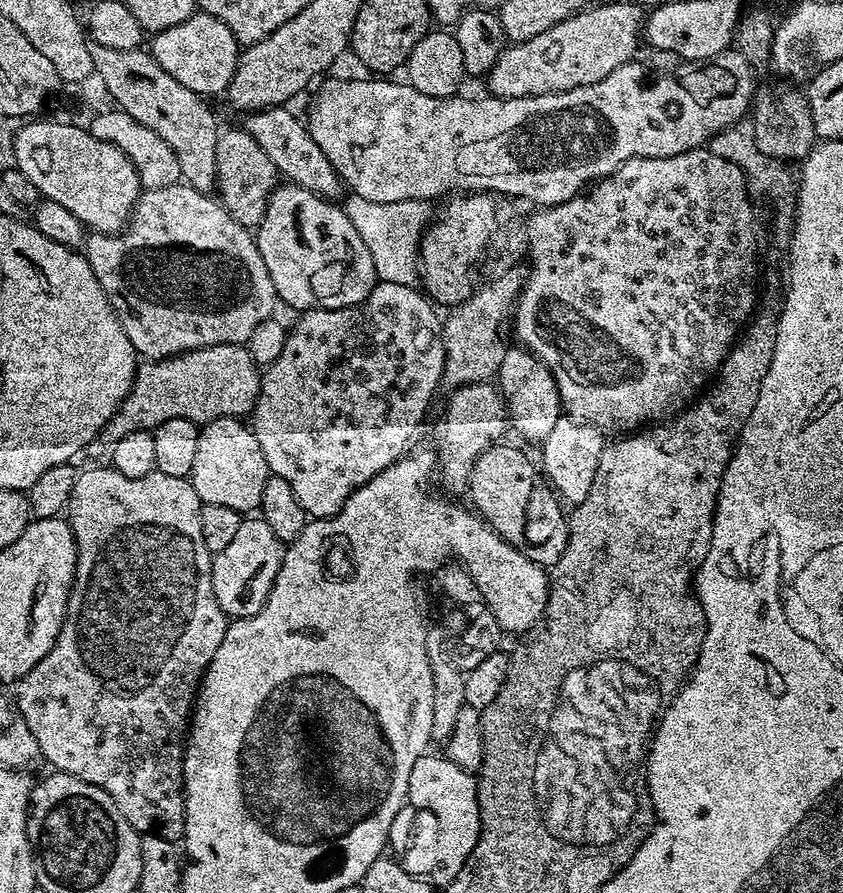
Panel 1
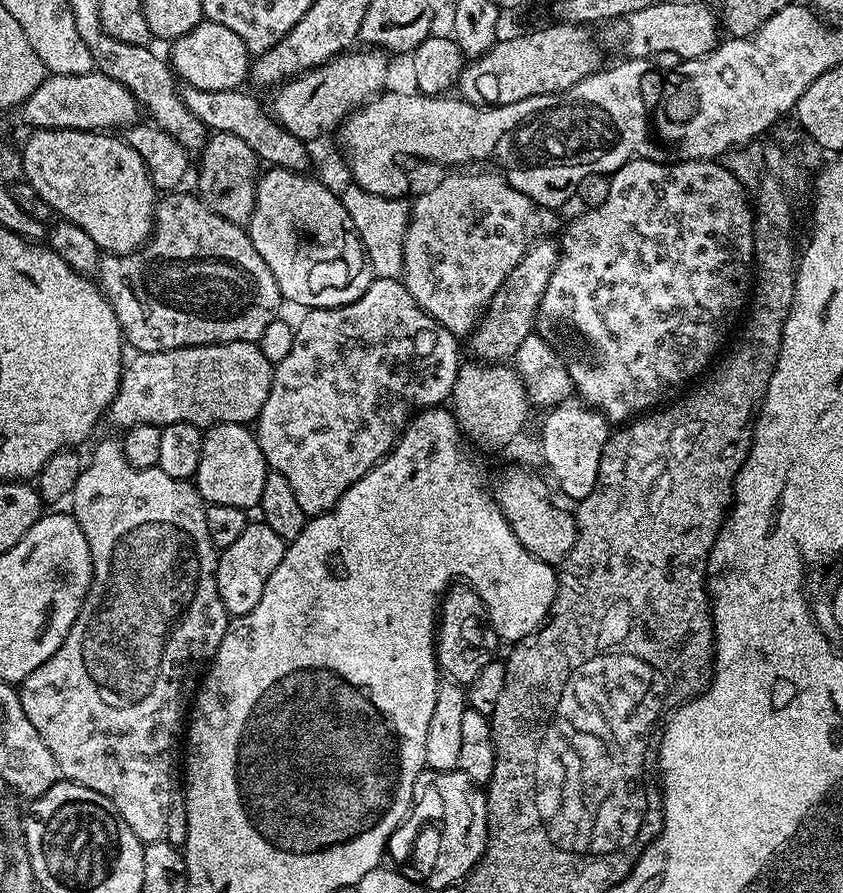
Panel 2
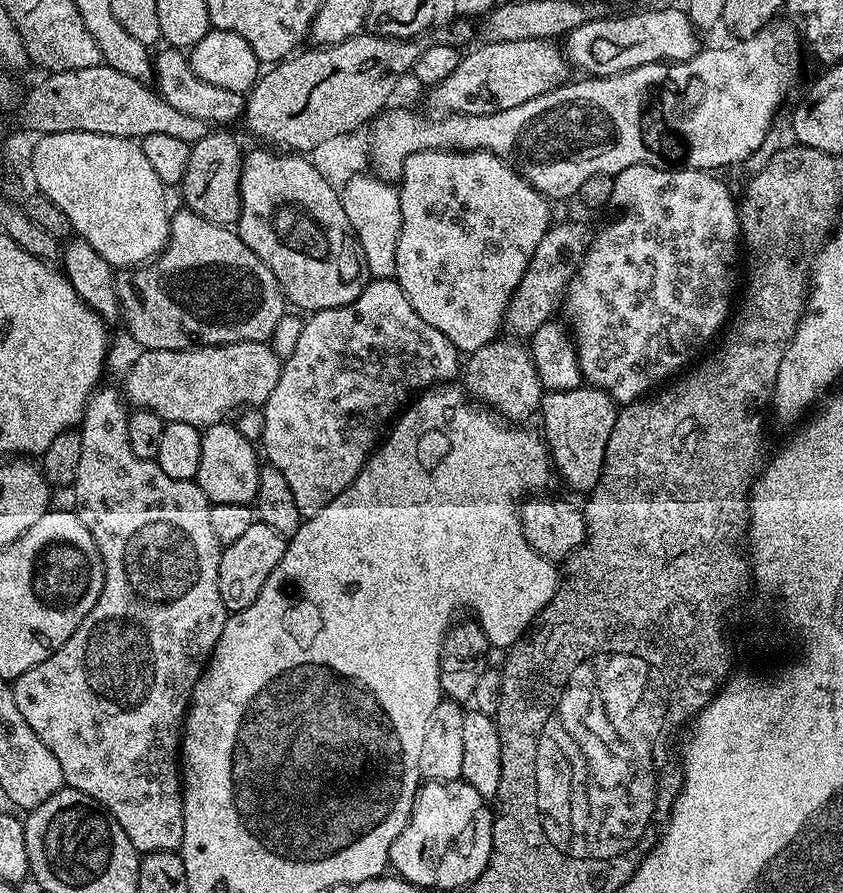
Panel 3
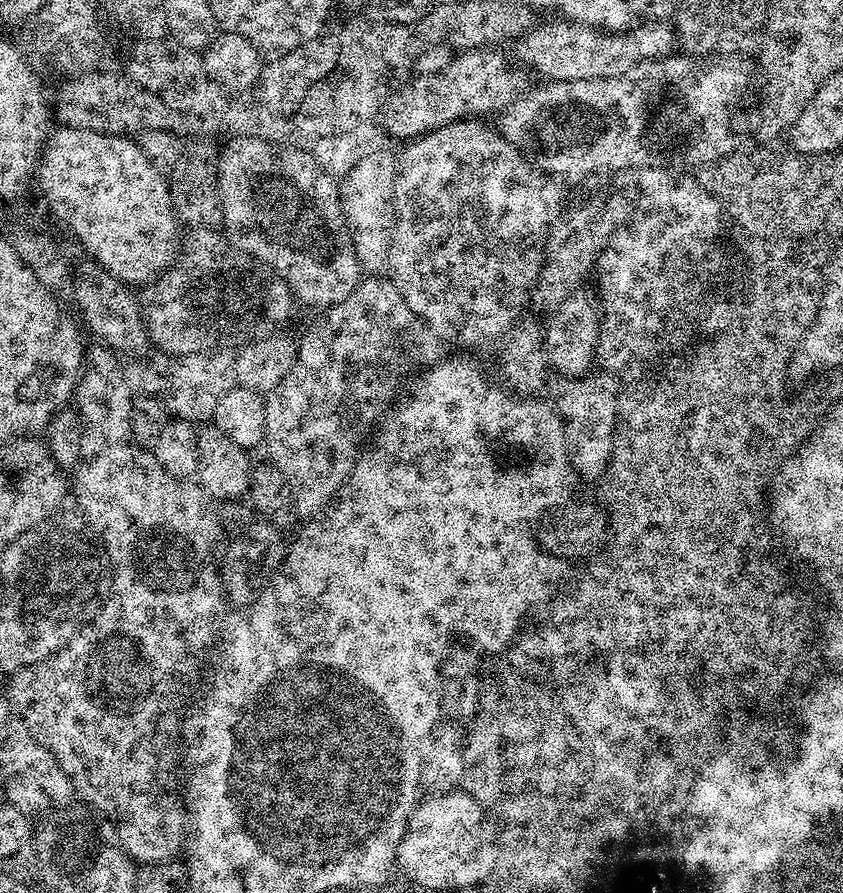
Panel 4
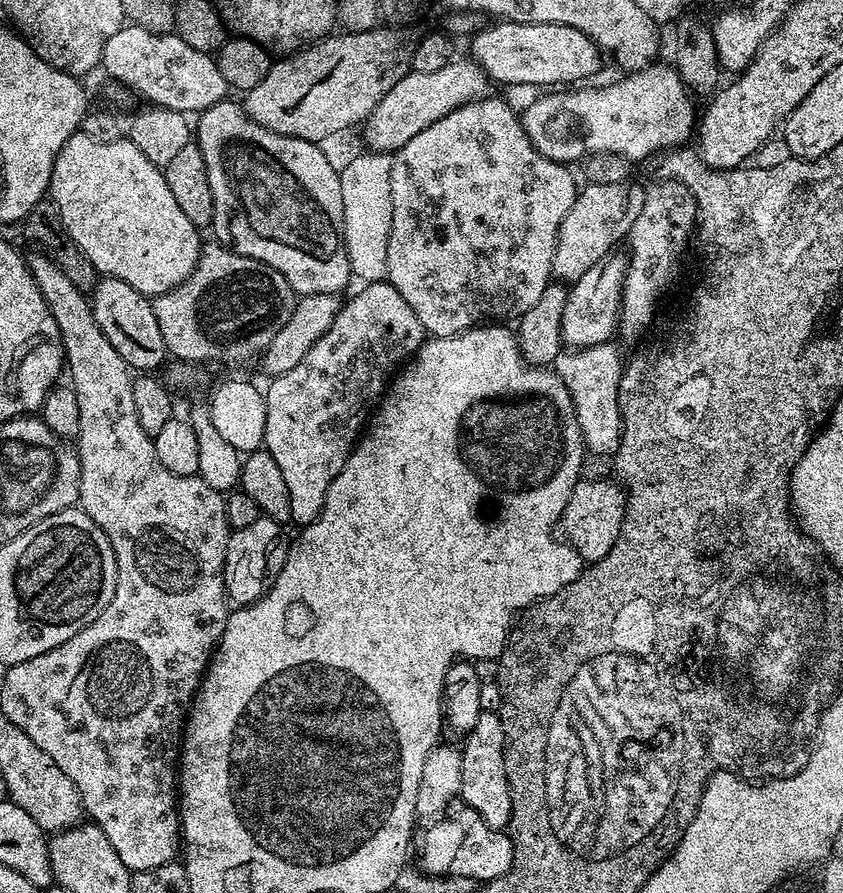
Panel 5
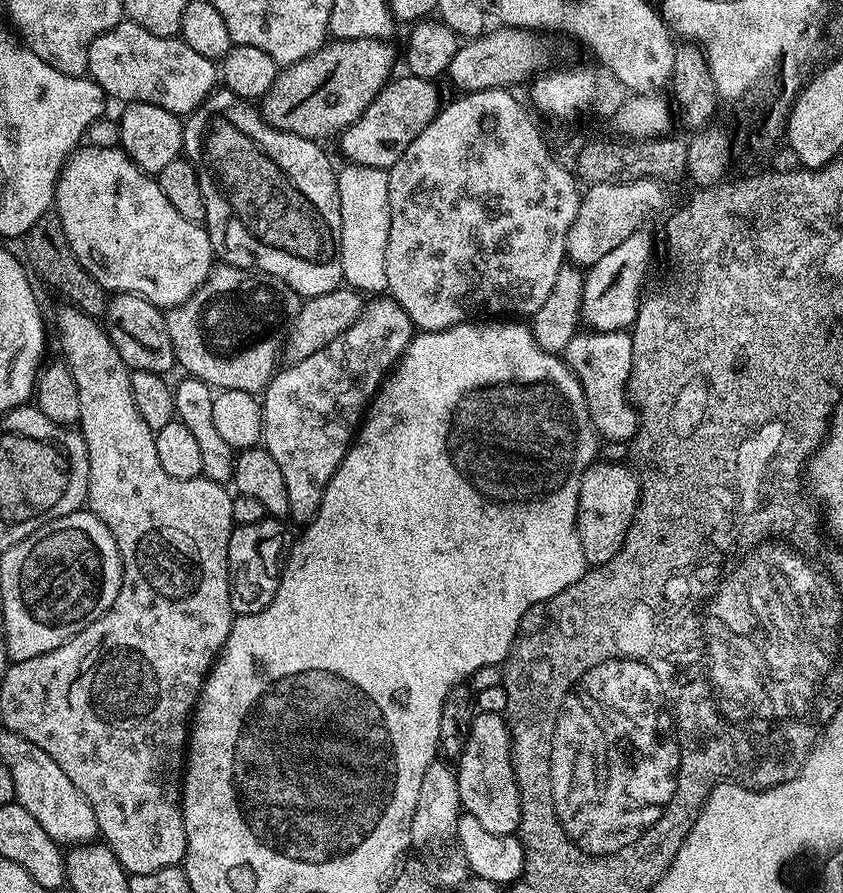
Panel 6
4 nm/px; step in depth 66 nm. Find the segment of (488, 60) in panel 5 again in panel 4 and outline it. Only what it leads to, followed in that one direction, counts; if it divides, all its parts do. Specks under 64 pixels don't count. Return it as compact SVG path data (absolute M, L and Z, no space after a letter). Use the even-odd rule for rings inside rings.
M563 18L551 20L554 21L550 24L542 22L531 28L514 44L517 58L529 60L536 67L537 74L544 76L540 78L548 82L614 78L618 74L626 74L626 70L647 60L663 60L664 57L673 55L677 47L673 25L662 20L637 23L627 32L603 32L600 28Z

